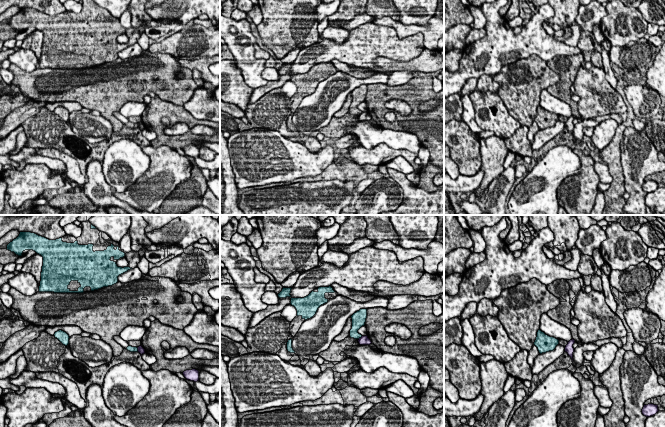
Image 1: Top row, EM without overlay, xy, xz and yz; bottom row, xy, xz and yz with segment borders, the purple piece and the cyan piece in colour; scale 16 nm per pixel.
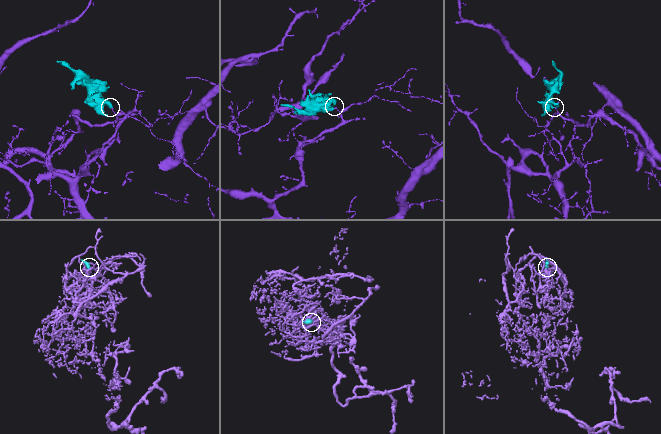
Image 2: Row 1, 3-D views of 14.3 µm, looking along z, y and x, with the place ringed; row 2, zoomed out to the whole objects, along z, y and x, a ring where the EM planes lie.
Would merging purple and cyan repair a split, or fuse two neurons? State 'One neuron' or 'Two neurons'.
Two neurons

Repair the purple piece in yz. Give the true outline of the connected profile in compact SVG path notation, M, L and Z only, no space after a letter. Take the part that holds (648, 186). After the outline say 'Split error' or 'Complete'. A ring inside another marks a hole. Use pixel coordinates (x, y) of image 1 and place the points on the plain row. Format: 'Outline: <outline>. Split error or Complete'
Outline: M648 180L648 181L644 181L642 185L642 190L646 193L650 193L655 191L658 187L659 187L658 181Z. Complete

